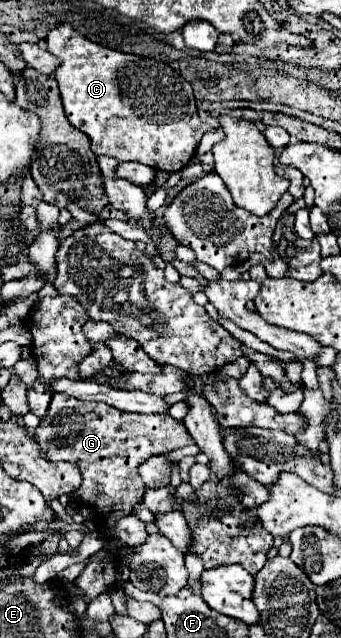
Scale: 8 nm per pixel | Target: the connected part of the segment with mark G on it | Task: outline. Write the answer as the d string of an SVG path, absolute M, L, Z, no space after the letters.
M54 393L46 417L40 419L40 425L34 433L38 445L42 445L42 455L48 461L68 461L78 465L82 473L82 485L70 495L80 503L94 505L96 515L100 515L100 535L104 537L104 547L88 559L88 565L76 577L74 585L82 591L80 599L90 603L94 597L108 593L116 587L118 571L118 537L114 527L118 519L132 515L134 509L142 503L144 483L138 477L136 469L152 455L164 451L192 445L194 439L184 429L182 423L170 415L142 415L142 413L124 413L106 403L80 401L66 393Z

